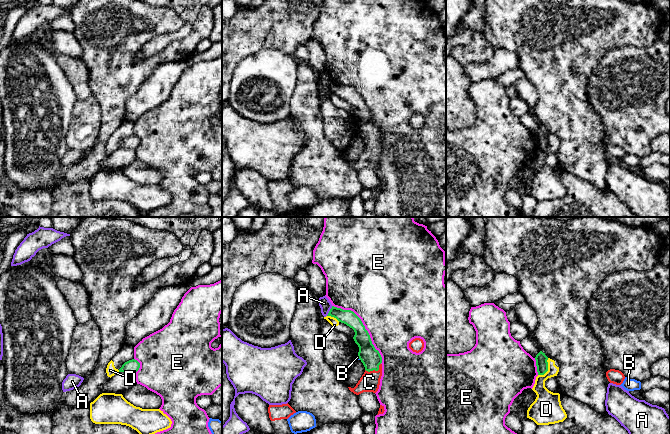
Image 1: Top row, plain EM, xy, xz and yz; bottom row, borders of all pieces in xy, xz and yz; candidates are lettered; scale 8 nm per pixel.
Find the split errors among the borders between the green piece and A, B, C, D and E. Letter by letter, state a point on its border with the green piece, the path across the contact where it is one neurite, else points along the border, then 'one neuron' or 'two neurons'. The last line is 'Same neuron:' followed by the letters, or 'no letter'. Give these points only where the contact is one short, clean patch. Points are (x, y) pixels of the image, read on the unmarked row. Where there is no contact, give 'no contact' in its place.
A: contact xz (329, 87); border xz (332, 82), (326, 91); two neurons
B: contact xz (359, 134); border xz (358, 132), (360, 135); two neurons
C: contact xz (374, 145); way xz (370, 133), (374, 145), (369, 158); one neuron
D: contact yz (547, 145); border yz (548, 134), (547, 146), (543, 150), (538, 151); two neurons
E: contact xz (364, 103); two neurons
Same neuron: C

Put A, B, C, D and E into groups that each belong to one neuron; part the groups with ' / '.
A / B / C / D / E

